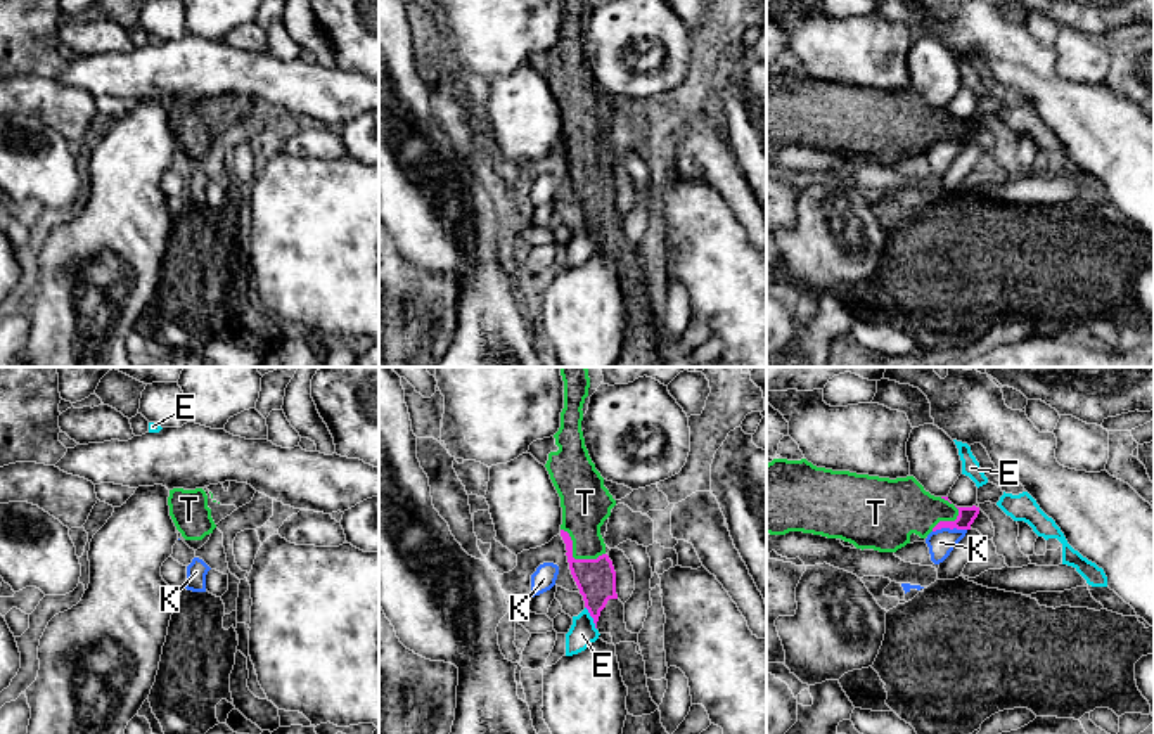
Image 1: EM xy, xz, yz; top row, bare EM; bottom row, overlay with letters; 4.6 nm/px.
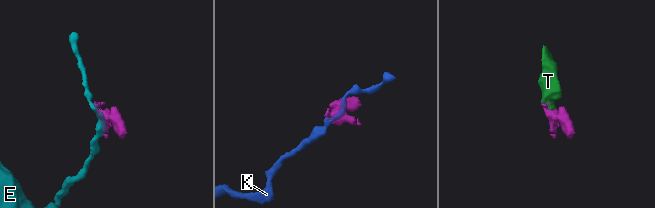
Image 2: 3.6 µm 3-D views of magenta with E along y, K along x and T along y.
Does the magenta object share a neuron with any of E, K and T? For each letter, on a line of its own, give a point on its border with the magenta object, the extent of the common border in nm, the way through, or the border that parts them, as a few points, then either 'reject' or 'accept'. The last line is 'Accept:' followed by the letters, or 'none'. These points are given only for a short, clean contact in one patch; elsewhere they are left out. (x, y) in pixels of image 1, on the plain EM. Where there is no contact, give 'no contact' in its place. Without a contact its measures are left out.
E: xz (592, 229) | 120 nm | along xz (585, 218), (596, 241) | reject
K: yz (948, 139) | 160 nm | along yz (966, 141), (936, 141), (933, 144) | reject
T: xz (573, 170) | 240 nm | across xz (596, 191), (573, 170), (582, 161), (585, 118) | accept
Accept: T

